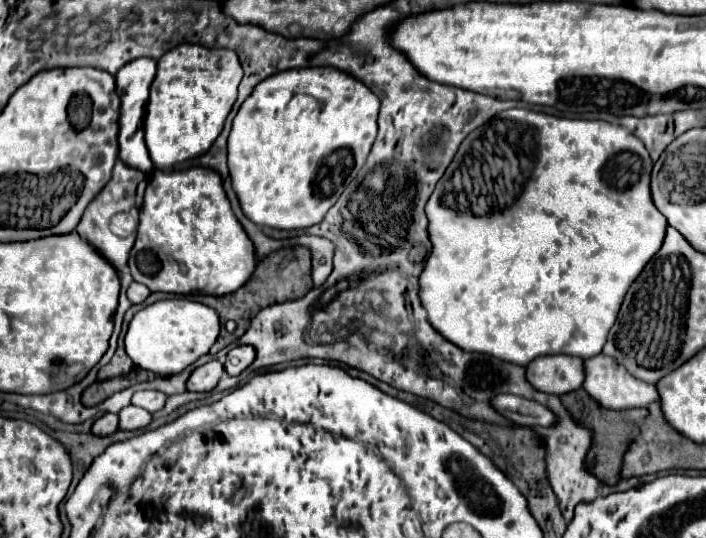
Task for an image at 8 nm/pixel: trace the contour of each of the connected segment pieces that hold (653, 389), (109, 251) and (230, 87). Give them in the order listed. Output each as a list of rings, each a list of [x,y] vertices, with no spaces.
[[[597,354],[593,358],[585,360],[585,384],[583,388],[595,398],[601,406],[613,408],[613,410],[627,410],[627,408],[645,408],[651,402],[659,400],[659,392],[655,384],[645,384],[643,380],[637,380],[635,376],[629,376],[617,360],[611,360],[605,354]]]
[[[117,160],[115,168],[113,168],[113,176],[111,180],[105,184],[105,188],[89,202],[89,208],[85,208],[83,212],[83,218],[77,226],[77,232],[81,232],[81,236],[91,244],[95,246],[117,270],[121,270],[125,264],[127,264],[127,258],[129,258],[129,252],[133,248],[133,242],[135,242],[135,234],[127,236],[127,238],[119,238],[115,236],[111,230],[109,230],[109,220],[113,214],[117,212],[129,212],[133,218],[139,218],[139,208],[143,204],[143,192],[145,192],[145,186],[149,182],[149,176],[137,168],[131,168],[127,164],[123,164],[121,160]]]
[[[181,44],[161,56],[143,122],[145,144],[155,168],[167,170],[177,162],[195,158],[209,150],[221,134],[225,118],[237,100],[241,78],[243,68],[233,50]]]

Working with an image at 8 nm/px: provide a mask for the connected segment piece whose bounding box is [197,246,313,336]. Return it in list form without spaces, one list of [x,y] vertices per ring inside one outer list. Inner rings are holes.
[[[293,246],[293,248],[287,248],[287,250],[273,252],[271,256],[261,260],[257,270],[255,270],[255,274],[253,274],[253,278],[243,288],[239,288],[237,292],[225,294],[225,296],[197,294],[197,300],[207,304],[207,306],[211,306],[219,314],[221,326],[225,326],[227,320],[235,320],[237,322],[237,336],[241,336],[249,328],[253,316],[259,310],[271,306],[271,304],[277,304],[277,302],[297,300],[297,298],[305,296],[311,288],[313,288],[313,280],[311,280],[311,252],[305,246]]]

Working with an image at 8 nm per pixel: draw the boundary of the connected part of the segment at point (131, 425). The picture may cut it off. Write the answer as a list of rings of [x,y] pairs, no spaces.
[[[127,406],[119,412],[119,418],[121,418],[121,424],[119,428],[121,430],[139,430],[139,428],[145,428],[151,424],[151,412],[139,408],[139,406]]]

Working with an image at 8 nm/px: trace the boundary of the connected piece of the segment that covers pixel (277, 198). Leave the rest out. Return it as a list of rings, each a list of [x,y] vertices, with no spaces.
[[[329,66],[285,70],[265,78],[241,104],[227,142],[233,190],[249,220],[281,230],[309,228],[323,220],[343,192],[345,180],[357,174],[377,136],[379,98],[357,78]]]

